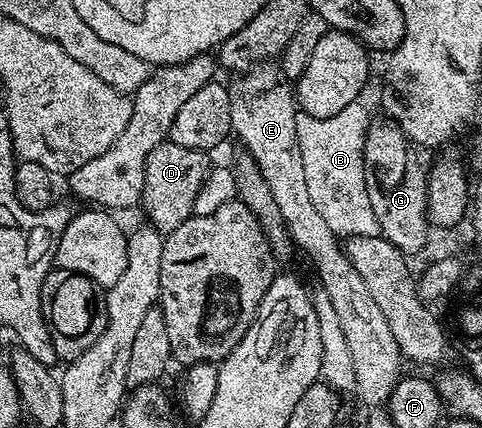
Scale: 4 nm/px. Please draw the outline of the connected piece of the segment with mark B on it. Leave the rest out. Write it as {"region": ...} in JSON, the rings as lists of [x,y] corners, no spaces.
{"region":[[[361,100],[352,102],[344,111],[328,119],[309,117],[299,112],[296,135],[300,139],[300,159],[304,159],[304,180],[308,183],[308,199],[320,211],[324,223],[339,238],[379,236],[376,214],[368,203],[364,171],[364,145],[372,114],[362,106]]]}

